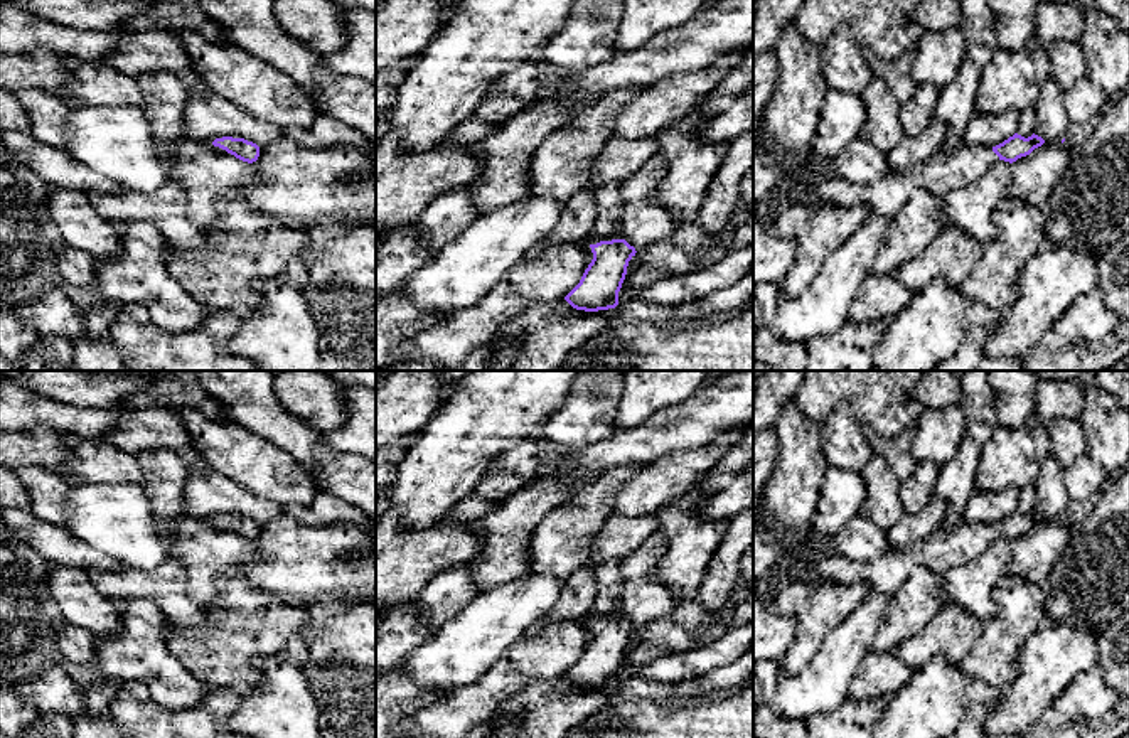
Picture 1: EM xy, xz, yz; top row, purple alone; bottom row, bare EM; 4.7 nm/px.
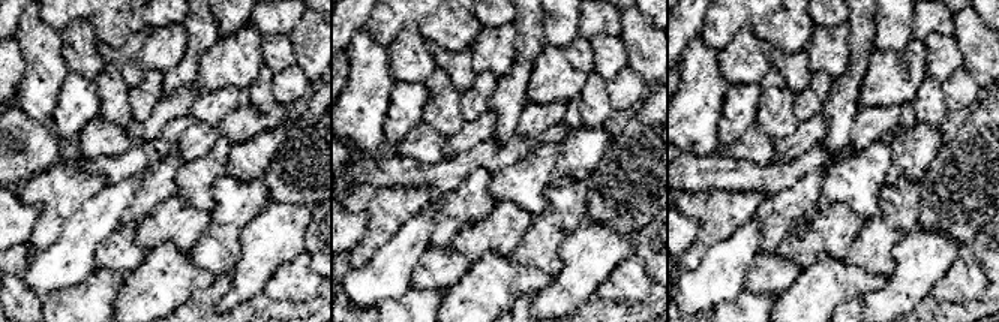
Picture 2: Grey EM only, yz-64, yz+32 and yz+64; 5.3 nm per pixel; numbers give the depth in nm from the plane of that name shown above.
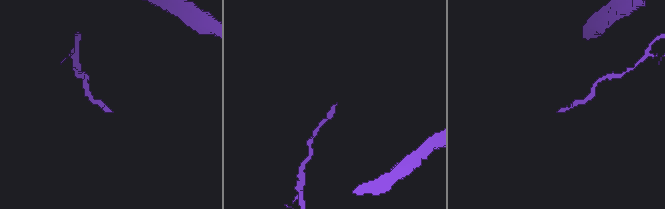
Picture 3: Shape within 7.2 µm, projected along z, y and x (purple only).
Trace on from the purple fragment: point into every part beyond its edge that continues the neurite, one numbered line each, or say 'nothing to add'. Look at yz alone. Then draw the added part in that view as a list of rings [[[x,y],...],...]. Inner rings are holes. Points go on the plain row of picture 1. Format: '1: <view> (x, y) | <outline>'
1: yz (942, 550) | [[[960,519],[955,531],[940,527],[908,548],[893,549],[868,563],[822,553],[816,559],[792,561],[779,570],[775,581],[765,590],[770,591],[792,581],[807,585],[864,583],[875,593],[895,595],[917,568],[944,575],[954,566],[976,559],[996,539],[999,534],[991,524],[969,524]]]

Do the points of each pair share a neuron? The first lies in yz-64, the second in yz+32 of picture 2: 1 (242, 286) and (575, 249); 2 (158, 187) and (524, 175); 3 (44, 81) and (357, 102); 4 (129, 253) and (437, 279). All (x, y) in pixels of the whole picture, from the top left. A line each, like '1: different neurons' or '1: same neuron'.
1: same neuron
2: different neurons
3: same neuron
4: same neuron

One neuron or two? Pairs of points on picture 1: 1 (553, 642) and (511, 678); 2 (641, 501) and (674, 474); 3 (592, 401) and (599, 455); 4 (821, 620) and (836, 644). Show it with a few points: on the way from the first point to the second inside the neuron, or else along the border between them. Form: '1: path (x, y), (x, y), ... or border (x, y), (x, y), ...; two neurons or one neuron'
1: path (543, 652), (531, 657), (521, 668); one neuron
2: path (649, 492), (666, 479); one neuron
3: border (617, 432), (572, 454); two neurons
4: border (858, 607), (804, 664); two neurons

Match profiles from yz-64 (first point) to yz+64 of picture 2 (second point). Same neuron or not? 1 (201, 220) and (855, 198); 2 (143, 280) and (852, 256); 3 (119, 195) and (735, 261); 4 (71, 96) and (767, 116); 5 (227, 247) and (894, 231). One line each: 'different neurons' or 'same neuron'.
1: different neurons
2: different neurons
3: same neuron
4: different neurons
5: same neuron

